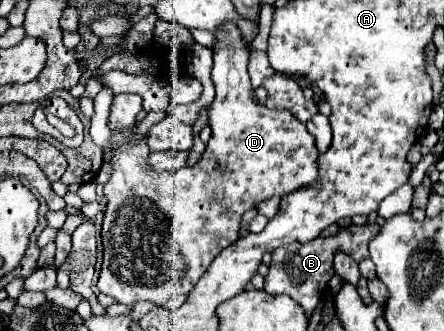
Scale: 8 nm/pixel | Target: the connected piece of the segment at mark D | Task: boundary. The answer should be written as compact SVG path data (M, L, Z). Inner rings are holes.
M233 21L223 23L215 33L213 49L213 69L211 81L215 85L215 101L209 109L209 127L213 131L211 141L207 143L207 151L203 159L195 167L183 167L175 173L169 171L151 171L147 167L147 136L139 137L131 145L121 145L113 153L113 175L111 181L105 183L107 197L107 213L103 219L103 247L105 257L103 265L119 265L119 267L101 267L99 275L99 291L115 297L119 303L135 303L135 301L151 301L159 307L165 305L169 297L187 295L201 275L209 269L211 261L231 243L237 241L239 221L247 209L253 209L259 201L269 199L273 195L289 195L291 191L305 187L315 179L315 159L319 153L315 151L315 139L299 123L289 111L271 111L261 103L251 99L251 83L247 73L249 49L247 41L241 37L239 27ZM165 235L175 235L177 251L161 251L167 239Z

